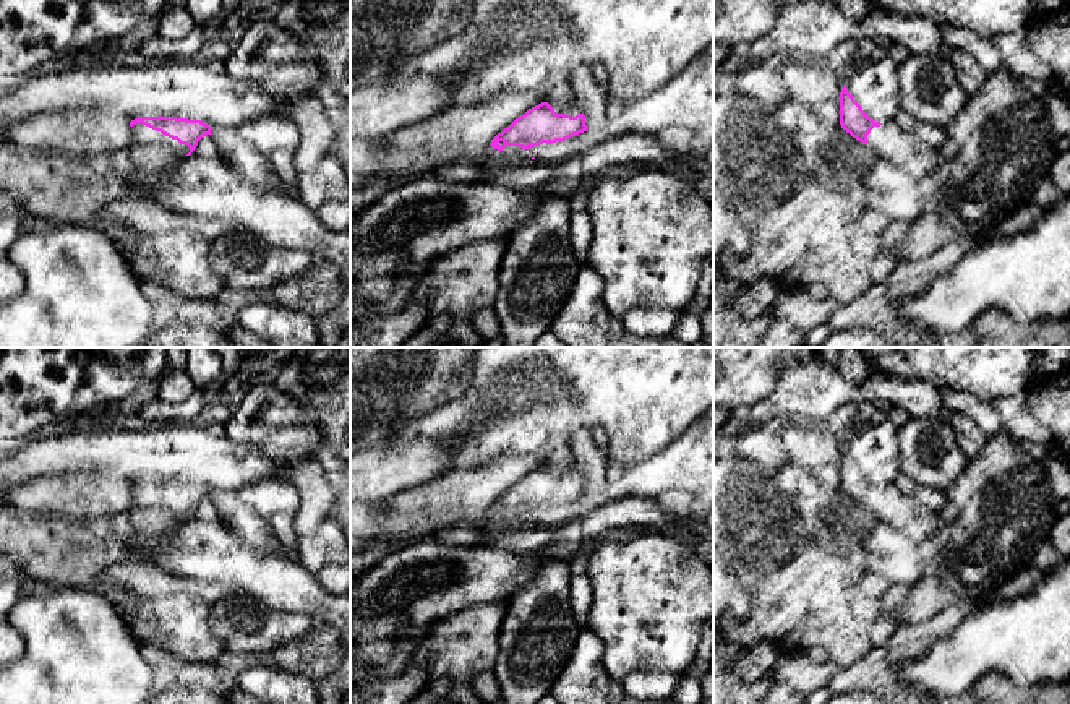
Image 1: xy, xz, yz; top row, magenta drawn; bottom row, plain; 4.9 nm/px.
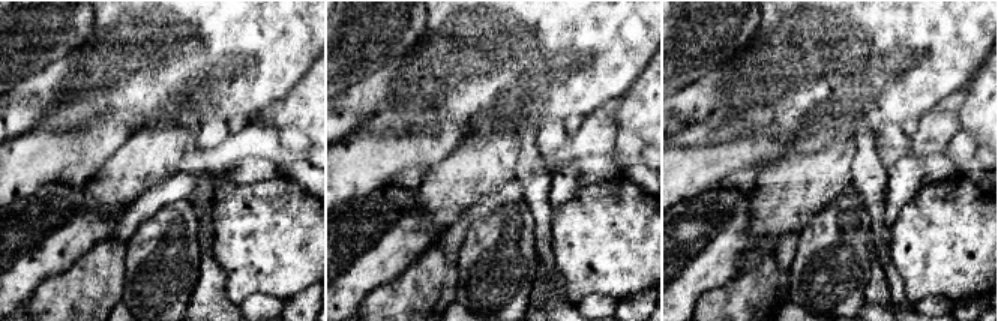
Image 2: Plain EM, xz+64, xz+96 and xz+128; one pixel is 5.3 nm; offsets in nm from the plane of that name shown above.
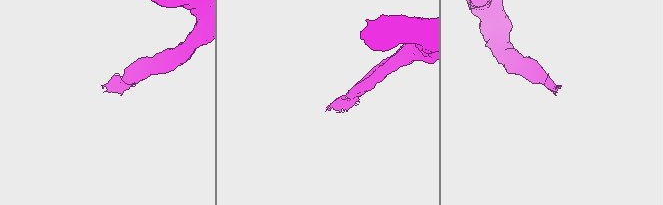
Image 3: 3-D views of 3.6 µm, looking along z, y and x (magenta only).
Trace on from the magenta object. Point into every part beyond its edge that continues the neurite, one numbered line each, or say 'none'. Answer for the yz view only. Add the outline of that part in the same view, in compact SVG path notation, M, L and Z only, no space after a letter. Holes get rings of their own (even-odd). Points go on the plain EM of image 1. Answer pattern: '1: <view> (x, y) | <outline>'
1: yz (889, 505) | M895 483L874 490L867 508L879 522L898 529L918 543L937 532L937 513L927 509L914 495L903 493Z

